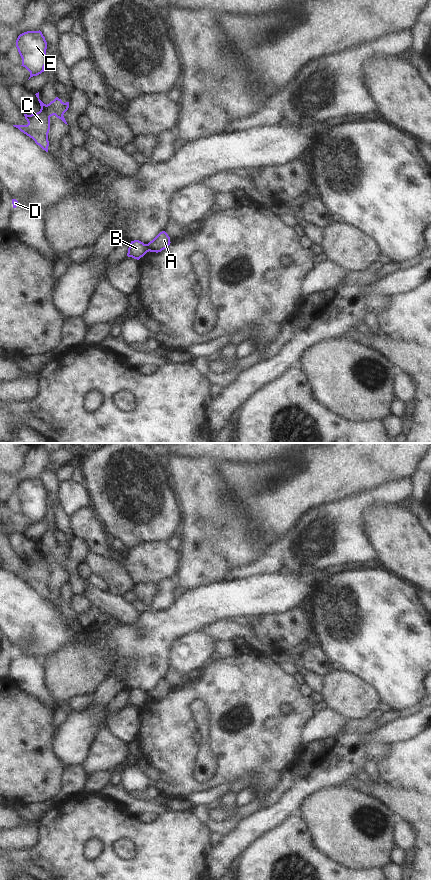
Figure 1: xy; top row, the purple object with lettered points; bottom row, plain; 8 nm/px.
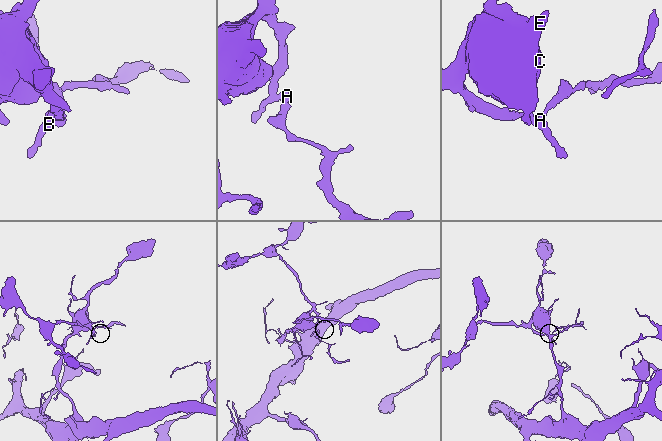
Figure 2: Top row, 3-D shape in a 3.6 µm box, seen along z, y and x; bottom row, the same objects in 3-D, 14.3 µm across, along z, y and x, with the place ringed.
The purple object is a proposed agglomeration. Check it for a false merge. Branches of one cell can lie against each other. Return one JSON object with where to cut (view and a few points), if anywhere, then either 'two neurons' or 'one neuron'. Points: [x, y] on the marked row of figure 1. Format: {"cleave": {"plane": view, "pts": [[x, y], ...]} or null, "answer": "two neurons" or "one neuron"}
{"cleave": {"plane": "xy", "pts": [[145, 244], [148, 251]]}, "answer": "two neurons"}

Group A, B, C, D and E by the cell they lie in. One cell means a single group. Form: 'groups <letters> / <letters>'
groups A / B C D E

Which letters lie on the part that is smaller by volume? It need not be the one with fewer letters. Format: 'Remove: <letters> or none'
Remove: A

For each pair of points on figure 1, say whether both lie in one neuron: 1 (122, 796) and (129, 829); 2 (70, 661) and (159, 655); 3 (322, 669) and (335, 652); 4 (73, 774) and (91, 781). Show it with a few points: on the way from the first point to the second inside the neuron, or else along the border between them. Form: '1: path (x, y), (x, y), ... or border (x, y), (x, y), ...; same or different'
1: border (128, 812), (134, 814); different
2: border (96, 645), (116, 657), (108, 676); different
3: border (319, 645), (333, 668); different
4: border (87, 775), (84, 789); different

